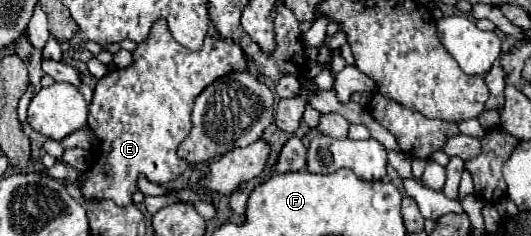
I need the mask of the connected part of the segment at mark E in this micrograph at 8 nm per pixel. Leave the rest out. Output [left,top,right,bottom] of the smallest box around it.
[79,21,247,207]

